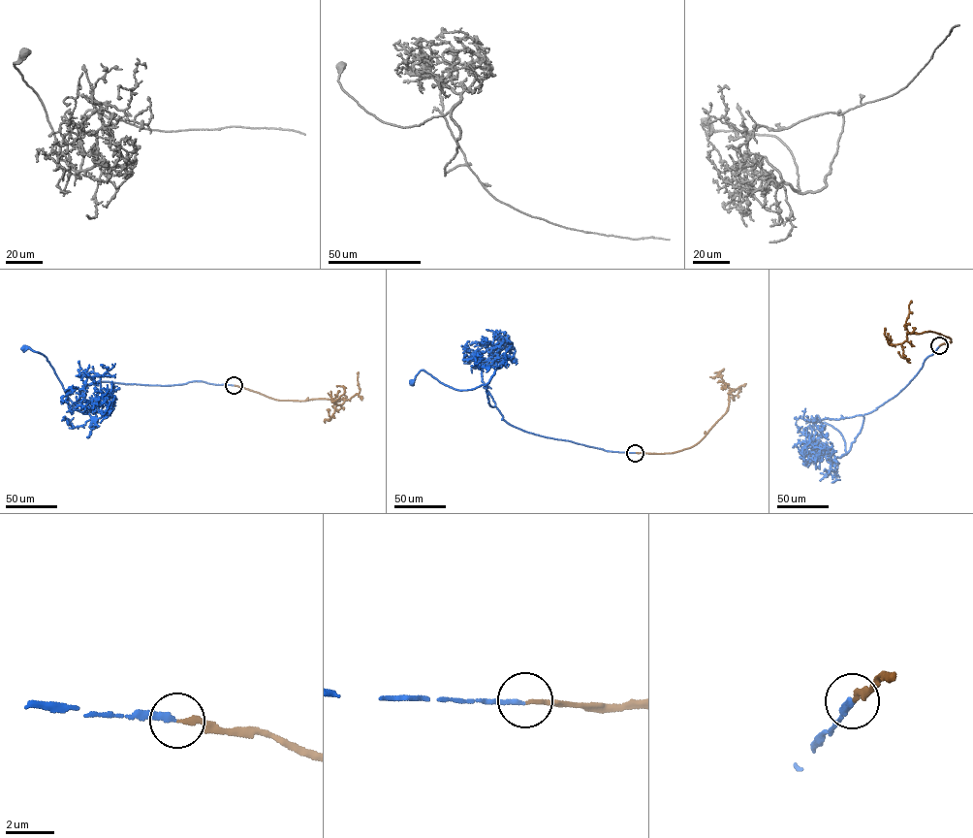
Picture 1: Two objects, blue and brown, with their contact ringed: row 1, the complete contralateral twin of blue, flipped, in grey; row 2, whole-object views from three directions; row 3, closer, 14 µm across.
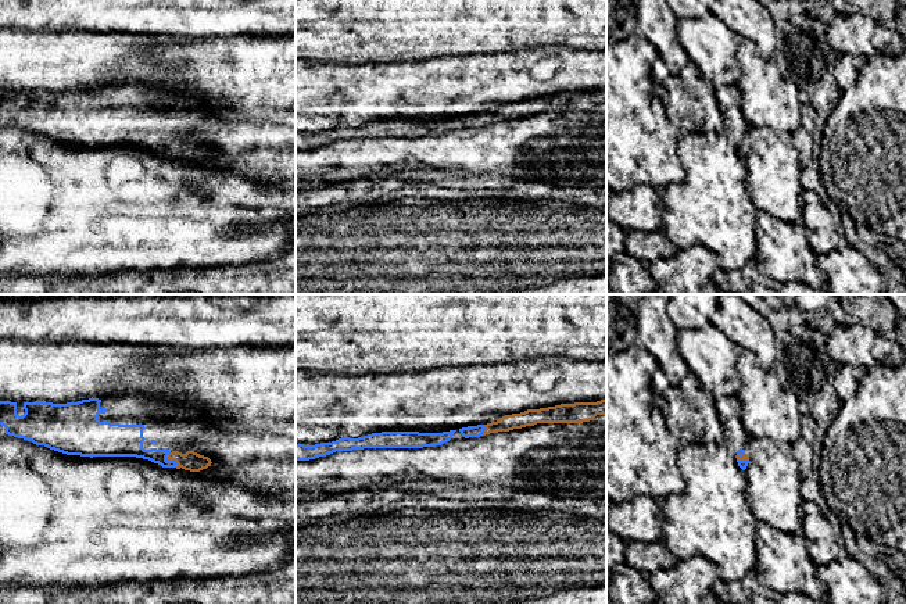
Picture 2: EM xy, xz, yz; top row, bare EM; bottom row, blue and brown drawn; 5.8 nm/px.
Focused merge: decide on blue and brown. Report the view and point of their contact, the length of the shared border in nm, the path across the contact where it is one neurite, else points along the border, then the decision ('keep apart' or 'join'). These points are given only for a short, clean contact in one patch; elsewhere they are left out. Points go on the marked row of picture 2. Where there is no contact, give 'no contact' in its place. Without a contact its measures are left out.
xy (169, 461) | 110 nm | across xy (131, 443), (140, 453), (169, 461), (192, 461) | join

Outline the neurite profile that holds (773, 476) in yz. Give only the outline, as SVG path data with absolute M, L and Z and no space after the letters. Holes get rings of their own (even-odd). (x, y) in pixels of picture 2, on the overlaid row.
M751 437L744 451L749 457L745 475L748 480L748 500L753 515L758 520L766 522L777 530L788 534L801 534L801 505L803 500L799 487L802 477L799 463L795 461L792 452L769 437Z

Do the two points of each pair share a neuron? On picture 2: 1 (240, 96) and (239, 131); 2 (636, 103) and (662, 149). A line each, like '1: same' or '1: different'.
1: different
2: same

